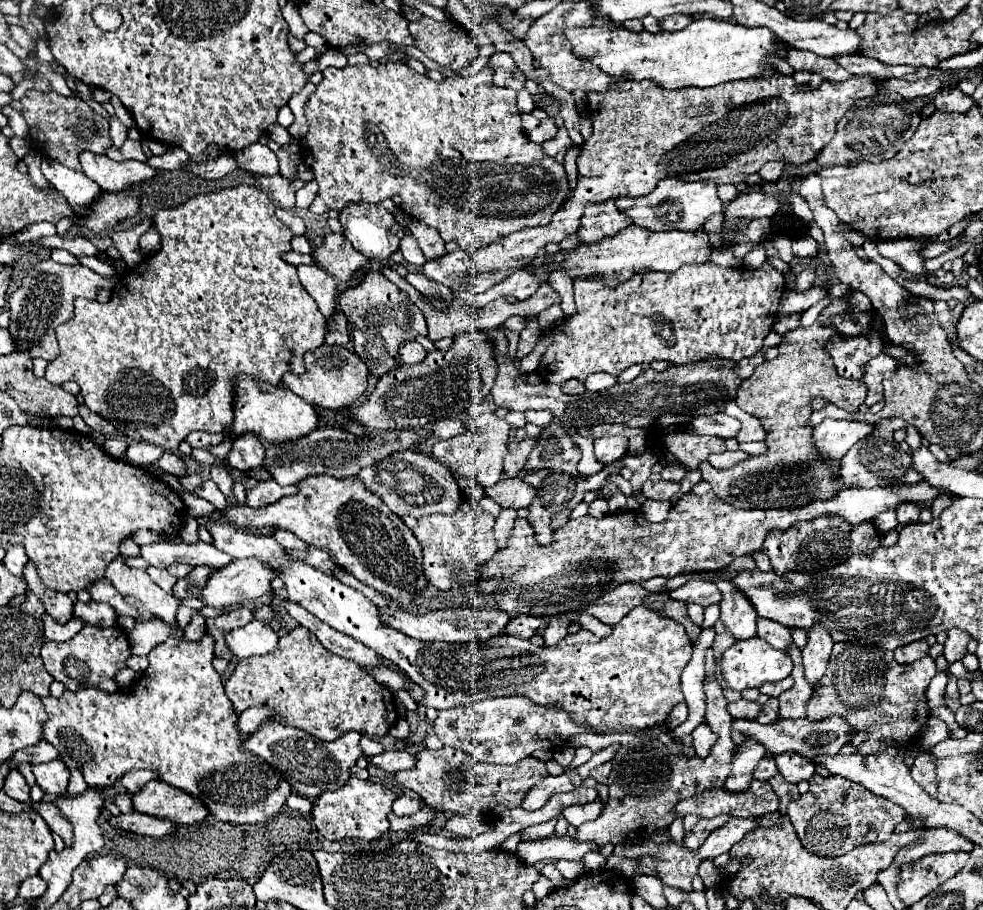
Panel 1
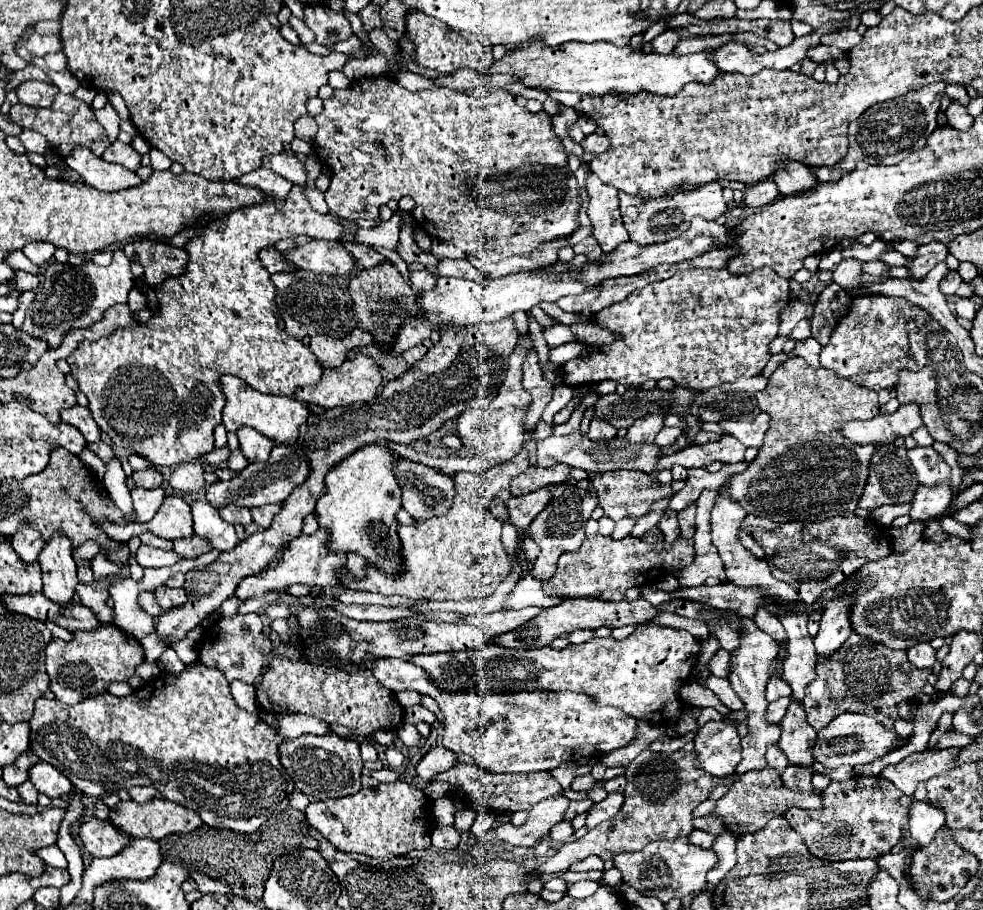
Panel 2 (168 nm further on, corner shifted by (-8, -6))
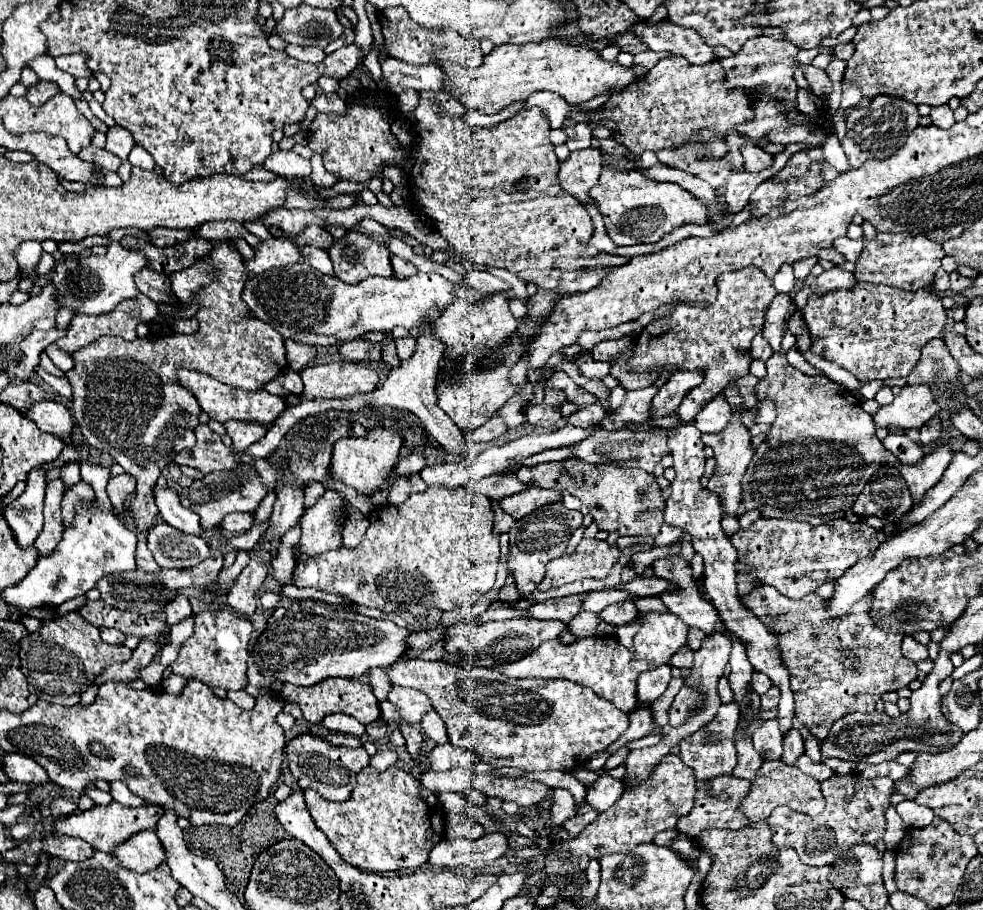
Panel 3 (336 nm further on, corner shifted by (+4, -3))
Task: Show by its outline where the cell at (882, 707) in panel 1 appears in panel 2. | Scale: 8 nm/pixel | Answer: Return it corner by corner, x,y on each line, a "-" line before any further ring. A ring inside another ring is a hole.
853,633
853,637
837,649
833,659
817,663
817,679
805,689
803,699
807,721
819,731
841,713
863,713
875,717
879,723
887,717
899,719
899,705
913,701
923,691
929,673
931,669
915,669
907,661
905,651
891,651

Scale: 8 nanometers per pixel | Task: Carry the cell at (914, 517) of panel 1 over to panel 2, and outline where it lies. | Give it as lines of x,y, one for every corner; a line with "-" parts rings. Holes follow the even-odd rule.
919,487
915,491
909,517
913,523
927,525
947,513
951,499
953,493
949,487

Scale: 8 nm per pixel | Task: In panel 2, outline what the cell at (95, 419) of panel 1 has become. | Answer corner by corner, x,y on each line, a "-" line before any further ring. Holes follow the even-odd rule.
75,405
71,409
65,409
61,411
61,421
77,427
83,437
87,439
87,443
93,443
93,441
99,441
101,439
101,429
97,427
97,423
93,421
91,417
91,411
87,407
81,407
81,405

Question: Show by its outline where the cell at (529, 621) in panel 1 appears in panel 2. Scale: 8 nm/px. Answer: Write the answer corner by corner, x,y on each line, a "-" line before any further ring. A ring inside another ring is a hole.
593,597
569,599
569,601
563,601
561,605
543,609
537,617
533,617
531,621
527,621
521,627
517,627
515,631
509,631
509,633
497,637
495,641
499,645
511,647
511,649
539,649
539,647
551,645
551,641
555,637
559,637
561,633
571,633
577,629
597,629
597,627
613,629
613,627
623,627
623,625
639,625
639,623
651,621
657,613
659,613
659,609
641,597
635,601
603,601
603,599
593,599

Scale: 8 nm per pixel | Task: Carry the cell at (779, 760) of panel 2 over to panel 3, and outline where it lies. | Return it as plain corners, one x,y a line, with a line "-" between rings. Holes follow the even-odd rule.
767,720
753,732
753,746
765,760
779,760
783,754
783,734
777,720

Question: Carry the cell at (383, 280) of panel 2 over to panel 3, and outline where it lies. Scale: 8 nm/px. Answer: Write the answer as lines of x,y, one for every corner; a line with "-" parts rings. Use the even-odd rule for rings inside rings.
347,230
343,238
333,240
329,258
335,276
343,282
361,282
367,276
393,276
391,252
387,246
359,230

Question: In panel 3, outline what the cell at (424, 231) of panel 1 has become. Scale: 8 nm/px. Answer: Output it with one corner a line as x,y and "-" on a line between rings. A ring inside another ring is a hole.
449,262
449,266
457,268
457,272
465,274
465,278
469,280
471,288
475,288
477,292
495,292
495,290
509,290
511,292
511,284
509,282
503,282
495,276
491,276
489,272
477,272
477,270
465,270
461,264
457,262

